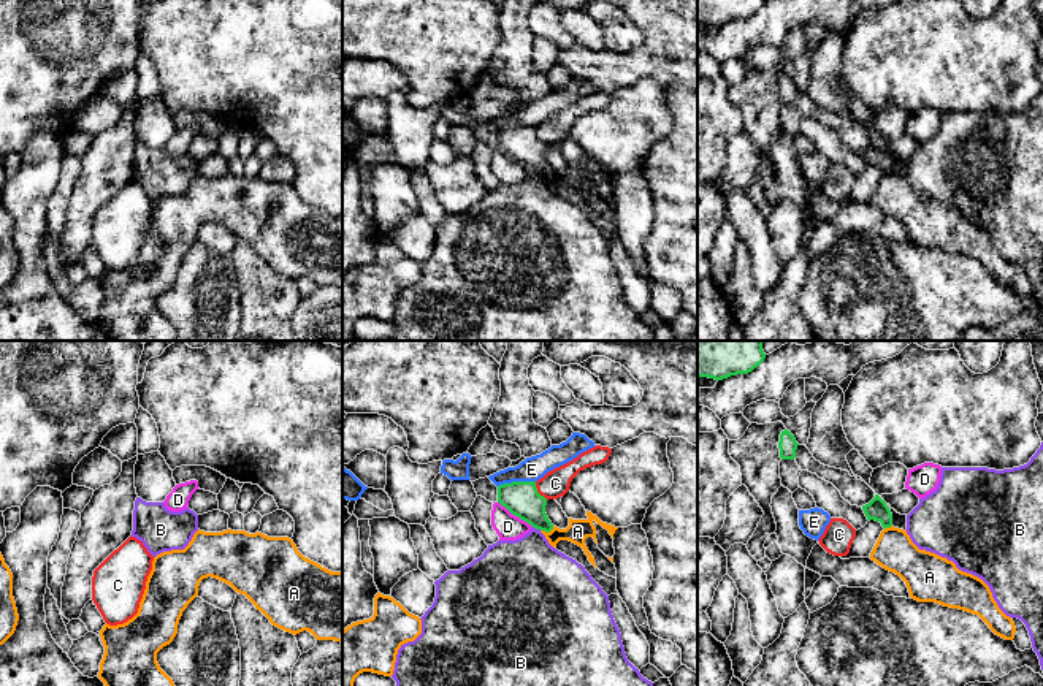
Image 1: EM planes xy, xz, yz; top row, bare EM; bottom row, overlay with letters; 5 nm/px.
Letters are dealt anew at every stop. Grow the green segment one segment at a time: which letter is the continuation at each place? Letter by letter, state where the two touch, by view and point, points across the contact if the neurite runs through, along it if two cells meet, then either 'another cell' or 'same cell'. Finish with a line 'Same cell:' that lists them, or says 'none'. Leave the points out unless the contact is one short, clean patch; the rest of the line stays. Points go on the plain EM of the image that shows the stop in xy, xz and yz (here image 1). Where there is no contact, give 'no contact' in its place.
A: xz (547, 176) | along xz (553, 171), (549, 176), (541, 176) | another cell
B: xz (538, 173) | along xz (533, 171), (541, 175) | another cell
C: xz (536, 137) | along xz (534, 127), (536, 135), (547, 144) | another cell
D: xz (515, 160) | along xz (498, 146), (533, 171) | another cell
E: xz (515, 127) | along xz (534, 125), (512, 125), (498, 132) | another cell
Same cell: none

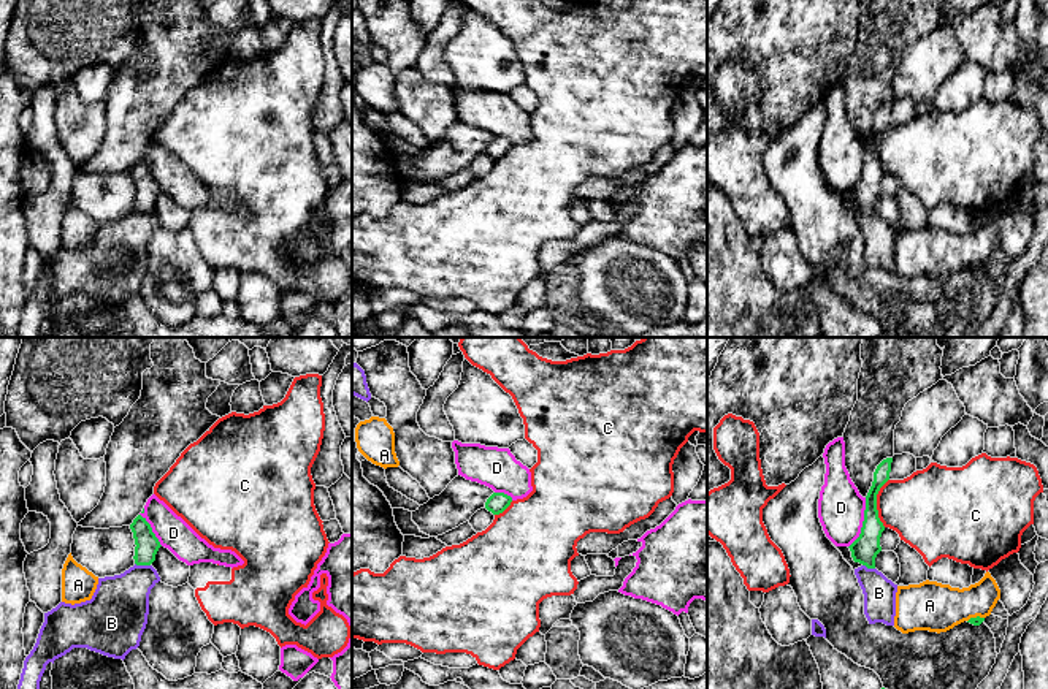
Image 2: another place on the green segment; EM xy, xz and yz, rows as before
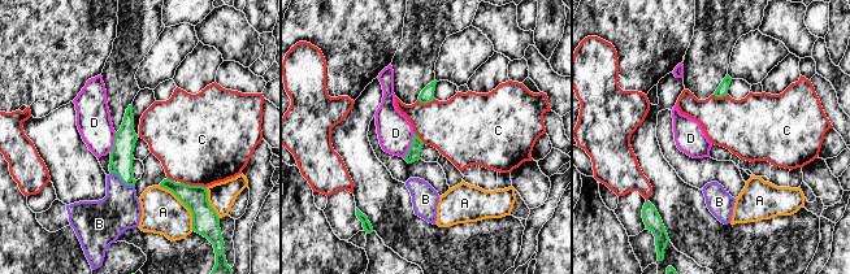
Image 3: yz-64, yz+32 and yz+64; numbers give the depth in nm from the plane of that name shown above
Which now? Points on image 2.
A: yz (977, 262) | another cell
B: xy (143, 209) | along xy (135, 208), (149, 211) | another cell
C: yz (875, 148) | another cell
D: yz (863, 168) | along yz (866, 143), (861, 178), (849, 192) | another cell
Same cell: none

